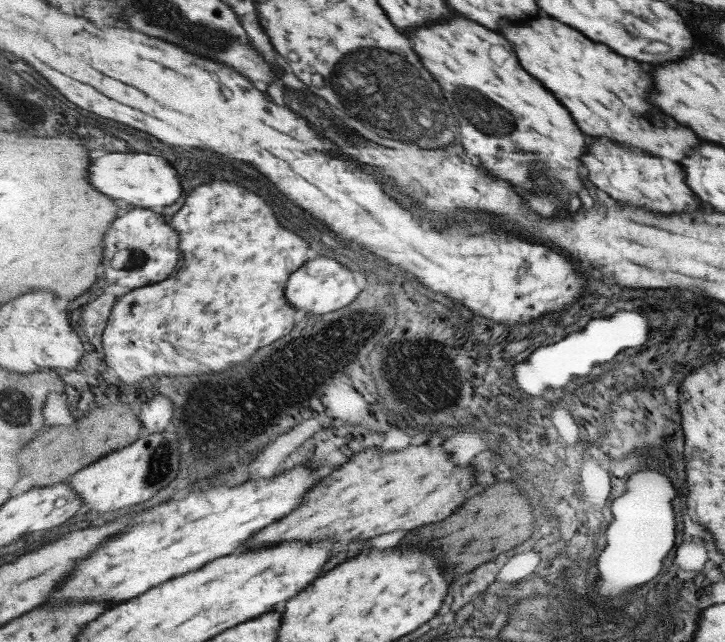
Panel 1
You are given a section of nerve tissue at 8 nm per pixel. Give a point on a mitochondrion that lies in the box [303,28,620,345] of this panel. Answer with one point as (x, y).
(387, 82)

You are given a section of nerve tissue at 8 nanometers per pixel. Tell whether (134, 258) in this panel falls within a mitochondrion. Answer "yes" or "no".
yes

